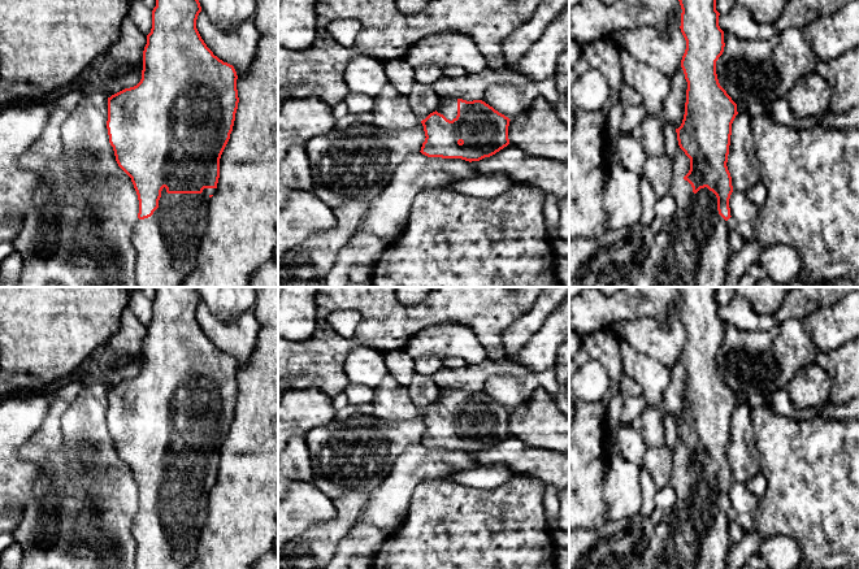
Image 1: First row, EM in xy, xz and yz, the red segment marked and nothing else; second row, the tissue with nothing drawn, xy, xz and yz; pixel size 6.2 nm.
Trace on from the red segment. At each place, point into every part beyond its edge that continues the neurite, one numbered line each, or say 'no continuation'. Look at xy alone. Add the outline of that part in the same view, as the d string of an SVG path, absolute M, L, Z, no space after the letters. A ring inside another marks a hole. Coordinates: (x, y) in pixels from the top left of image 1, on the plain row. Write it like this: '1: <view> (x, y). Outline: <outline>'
1: xy (166, 534). Outline: M162 479L159 499L133 520L136 569L187 569L192 564L214 483L168 485Z

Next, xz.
1: xz (448, 396). Outline: M443 388L437 400L438 404L443 405L447 411L452 412L457 407L457 390Z

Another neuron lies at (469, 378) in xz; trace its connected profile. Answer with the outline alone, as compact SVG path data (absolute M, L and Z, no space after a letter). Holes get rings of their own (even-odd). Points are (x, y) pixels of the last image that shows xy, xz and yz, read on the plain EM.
M486 359L478 365L465 365L457 369L441 369L433 375L435 385L443 388L463 390L467 392L482 391L486 379L496 374L526 375L532 373L524 365L504 359L500 362Z

